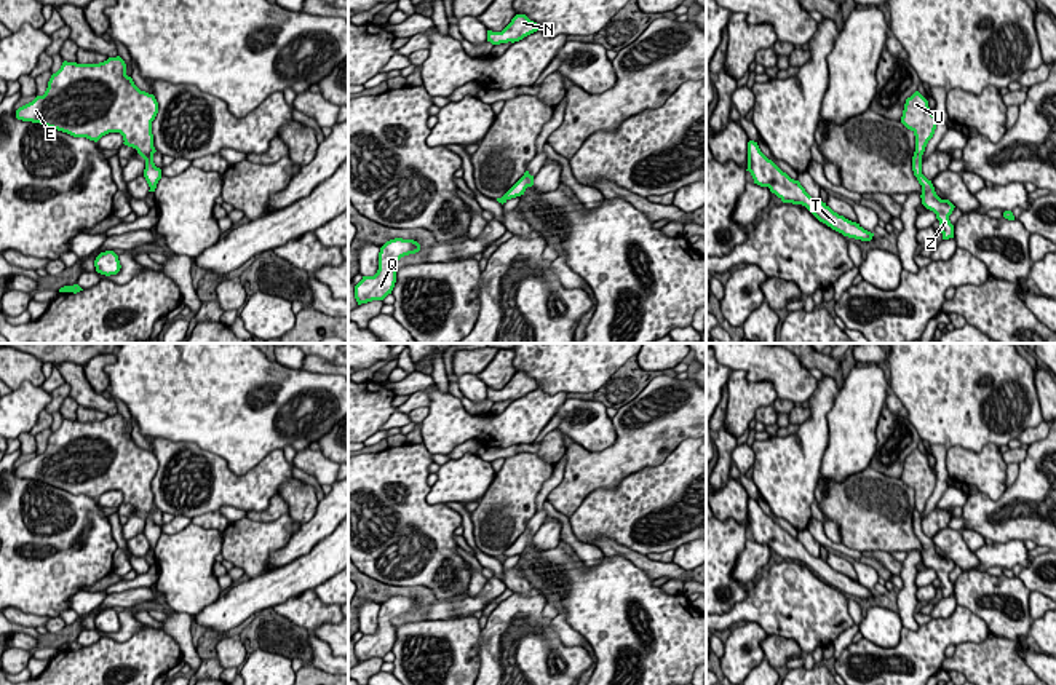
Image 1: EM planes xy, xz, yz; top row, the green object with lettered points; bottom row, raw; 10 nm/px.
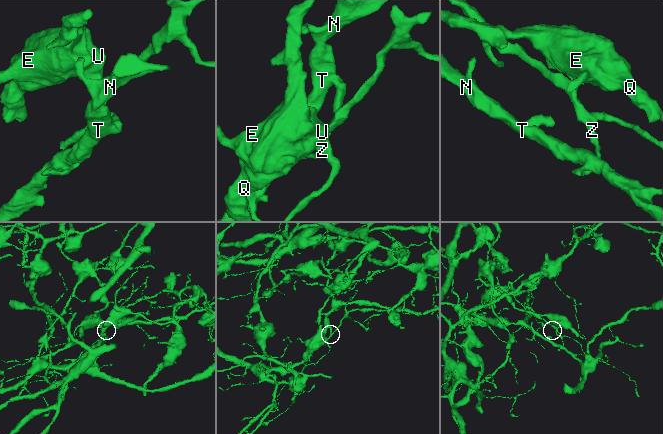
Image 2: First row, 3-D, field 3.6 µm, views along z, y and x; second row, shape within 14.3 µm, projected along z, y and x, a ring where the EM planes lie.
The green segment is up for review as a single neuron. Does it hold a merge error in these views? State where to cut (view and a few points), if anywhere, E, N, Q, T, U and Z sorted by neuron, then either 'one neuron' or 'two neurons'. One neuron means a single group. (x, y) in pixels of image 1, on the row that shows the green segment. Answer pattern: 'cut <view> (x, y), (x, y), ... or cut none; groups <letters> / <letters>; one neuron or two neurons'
cut xy (154, 147), (144, 158); groups E Q U / N T Z; two neurons

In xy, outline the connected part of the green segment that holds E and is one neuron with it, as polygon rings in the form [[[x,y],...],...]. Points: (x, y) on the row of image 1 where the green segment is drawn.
[[[117,56],[99,64],[64,61],[45,94],[19,107],[16,118],[94,142],[120,133],[123,144],[145,158],[155,148],[152,121],[157,113],[155,96],[134,85]]]

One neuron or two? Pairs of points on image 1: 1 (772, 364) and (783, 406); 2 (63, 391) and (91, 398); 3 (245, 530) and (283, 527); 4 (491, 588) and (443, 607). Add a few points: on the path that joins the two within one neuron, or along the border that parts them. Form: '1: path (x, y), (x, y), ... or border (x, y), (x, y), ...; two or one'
1: border (777, 396), (791, 399), (796, 404); two
2: border (64, 382), (69, 387), (69, 395), (80, 406); two
3: path (254, 530), (273, 530); one
4: path (480, 601), (467, 607), (456, 607); one

